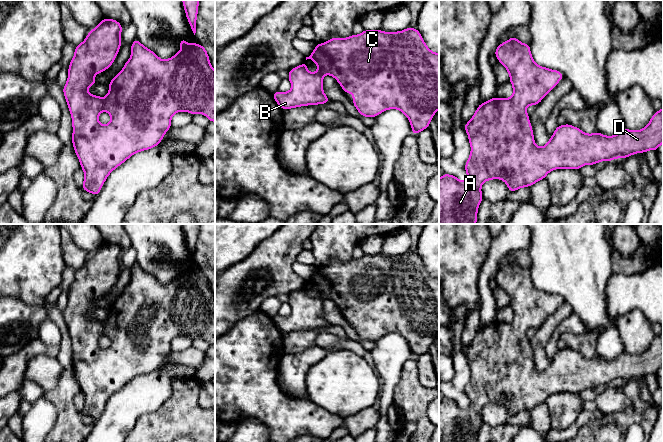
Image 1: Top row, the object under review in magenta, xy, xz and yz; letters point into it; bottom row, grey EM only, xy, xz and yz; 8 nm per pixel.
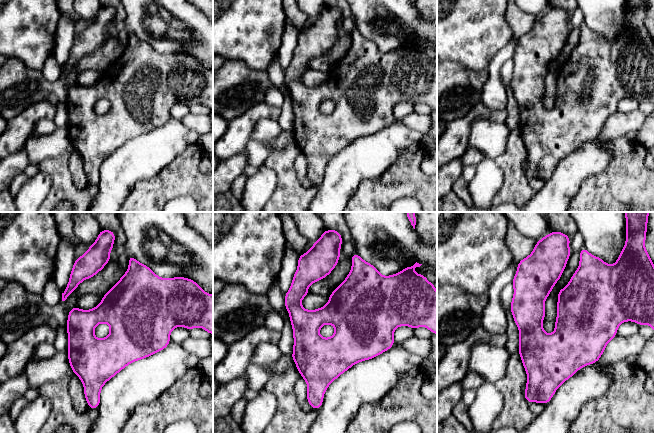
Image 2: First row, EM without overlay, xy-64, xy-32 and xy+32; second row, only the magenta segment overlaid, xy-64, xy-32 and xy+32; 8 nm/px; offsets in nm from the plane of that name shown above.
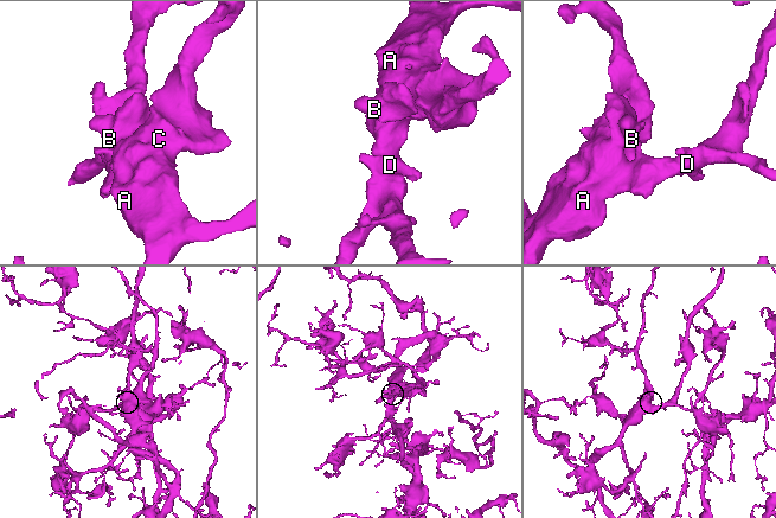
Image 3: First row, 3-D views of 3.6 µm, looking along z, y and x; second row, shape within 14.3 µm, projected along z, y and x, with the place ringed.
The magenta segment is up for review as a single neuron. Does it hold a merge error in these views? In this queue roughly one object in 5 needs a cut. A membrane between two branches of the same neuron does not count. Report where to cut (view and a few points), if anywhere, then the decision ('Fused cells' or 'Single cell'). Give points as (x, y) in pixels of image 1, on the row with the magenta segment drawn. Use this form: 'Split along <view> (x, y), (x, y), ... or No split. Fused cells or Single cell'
No split. Single cell

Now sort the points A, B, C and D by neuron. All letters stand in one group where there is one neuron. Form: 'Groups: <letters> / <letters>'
Groups: A B C D

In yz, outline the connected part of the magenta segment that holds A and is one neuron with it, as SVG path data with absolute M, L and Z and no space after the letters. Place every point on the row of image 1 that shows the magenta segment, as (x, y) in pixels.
M513 36L499 44L494 53L510 75L513 96L494 97L481 103L471 120L465 123L464 128L471 145L471 153L465 164L468 178L460 181L446 173L439 178L439 224L476 224L478 207L484 199L481 186L487 180L502 179L509 191L513 192L545 179L555 169L579 170L587 164L595 165L600 161L627 158L648 150L657 151L663 143L662 107L653 114L642 130L624 128L614 136L605 136L598 132L586 134L570 124L558 125L548 143L544 147L537 147L529 115L525 110L528 105L539 104L564 75L558 70L536 64L530 52L530 44L521 43Z

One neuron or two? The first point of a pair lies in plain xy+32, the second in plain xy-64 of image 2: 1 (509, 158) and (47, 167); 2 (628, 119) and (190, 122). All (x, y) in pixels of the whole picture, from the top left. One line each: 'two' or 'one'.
1: one
2: one

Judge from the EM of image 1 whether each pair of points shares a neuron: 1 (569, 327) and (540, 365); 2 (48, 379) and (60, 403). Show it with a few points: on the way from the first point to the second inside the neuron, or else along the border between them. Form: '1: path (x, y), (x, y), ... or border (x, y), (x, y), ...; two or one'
1: border (572, 312), (559, 324), (554, 332); two
2: border (64, 369), (58, 383), (45, 393); two

